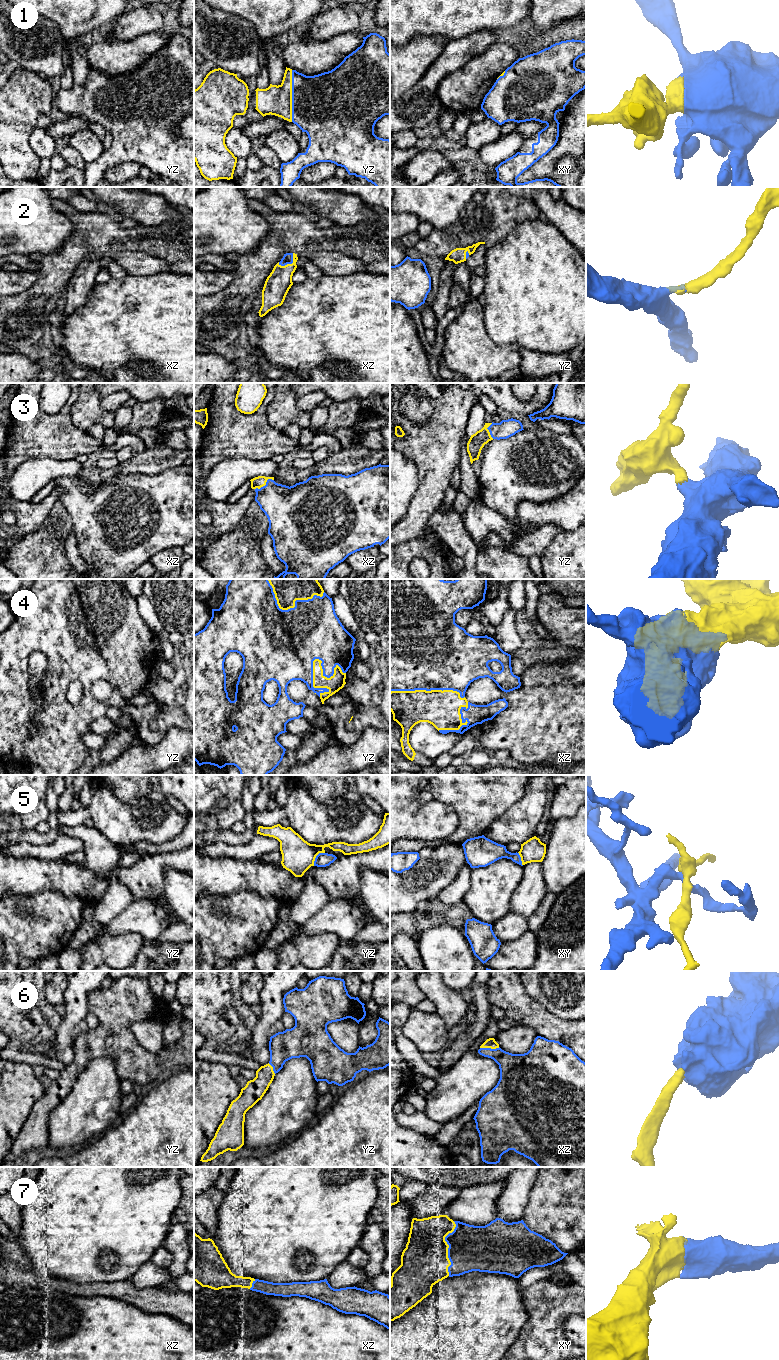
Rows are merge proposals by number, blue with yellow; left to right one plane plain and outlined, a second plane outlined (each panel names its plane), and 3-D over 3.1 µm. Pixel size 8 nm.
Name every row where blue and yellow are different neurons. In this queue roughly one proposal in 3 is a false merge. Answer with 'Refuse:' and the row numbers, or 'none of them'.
Refuse: 5

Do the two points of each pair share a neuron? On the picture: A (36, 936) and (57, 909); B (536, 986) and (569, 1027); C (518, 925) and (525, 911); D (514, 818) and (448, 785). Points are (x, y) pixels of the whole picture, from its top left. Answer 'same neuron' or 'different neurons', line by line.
A: same neuron
B: different neurons
C: different neurons
D: different neurons

